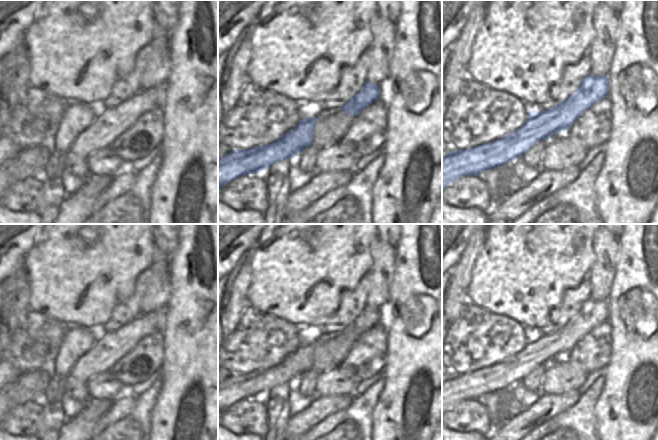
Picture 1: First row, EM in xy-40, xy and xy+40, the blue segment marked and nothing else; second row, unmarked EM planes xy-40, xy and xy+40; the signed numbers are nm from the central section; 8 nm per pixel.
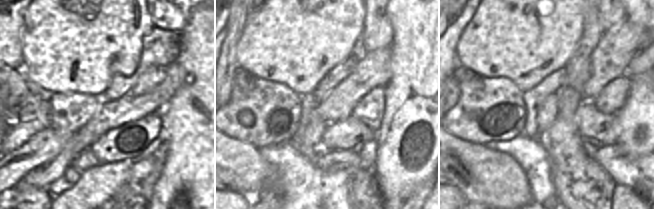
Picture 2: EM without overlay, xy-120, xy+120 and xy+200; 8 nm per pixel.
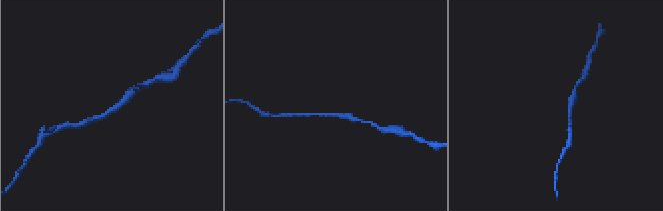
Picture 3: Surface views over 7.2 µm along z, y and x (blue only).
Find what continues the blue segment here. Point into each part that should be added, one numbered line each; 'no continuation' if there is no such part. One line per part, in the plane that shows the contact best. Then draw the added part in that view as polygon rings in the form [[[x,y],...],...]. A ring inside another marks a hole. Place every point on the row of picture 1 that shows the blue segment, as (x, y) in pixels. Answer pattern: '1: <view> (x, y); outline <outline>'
no continuation

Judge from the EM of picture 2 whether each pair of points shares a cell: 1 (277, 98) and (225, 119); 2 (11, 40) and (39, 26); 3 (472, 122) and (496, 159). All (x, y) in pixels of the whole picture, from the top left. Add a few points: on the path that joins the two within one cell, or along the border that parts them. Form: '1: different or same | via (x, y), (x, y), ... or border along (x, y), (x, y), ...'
1: same | via (264, 108), (245, 108), (238, 111)
2: different | border along (25, 11), (24, 31), (22, 34), (23, 57)
3: different | border along (460, 139), (483, 145)

